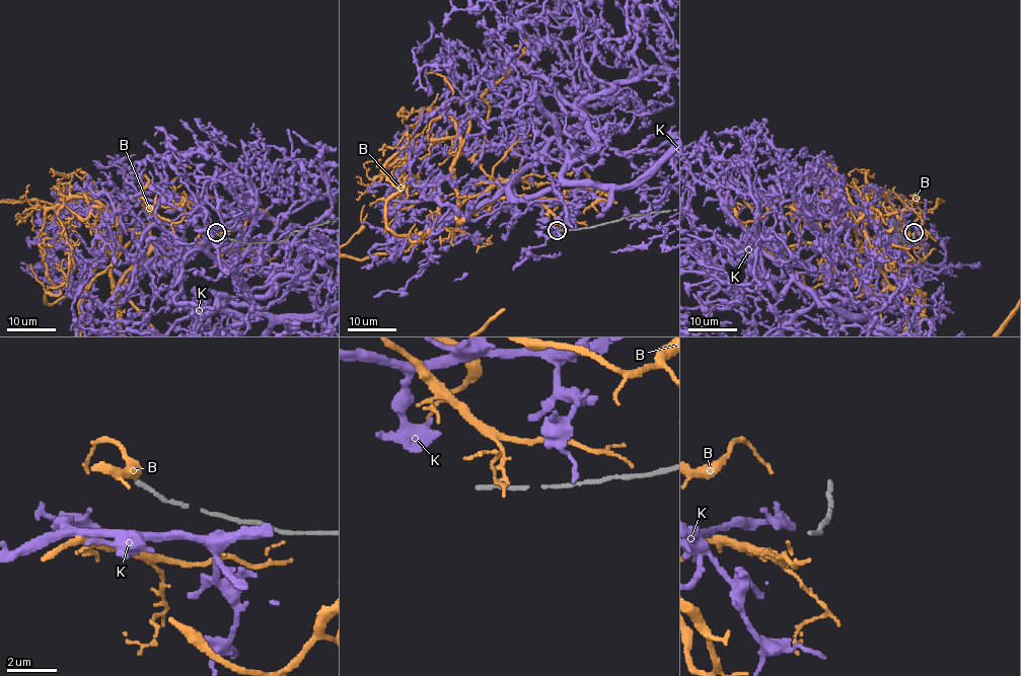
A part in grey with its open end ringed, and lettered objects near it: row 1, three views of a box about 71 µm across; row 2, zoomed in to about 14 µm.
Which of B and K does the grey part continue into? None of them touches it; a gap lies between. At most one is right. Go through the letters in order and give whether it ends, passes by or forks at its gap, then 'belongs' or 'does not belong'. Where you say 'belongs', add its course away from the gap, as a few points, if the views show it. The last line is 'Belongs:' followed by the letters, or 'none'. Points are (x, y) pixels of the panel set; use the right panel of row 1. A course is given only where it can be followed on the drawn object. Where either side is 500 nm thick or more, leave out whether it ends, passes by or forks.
B: it ends | does not belong
K: does not belong
Belongs: none

